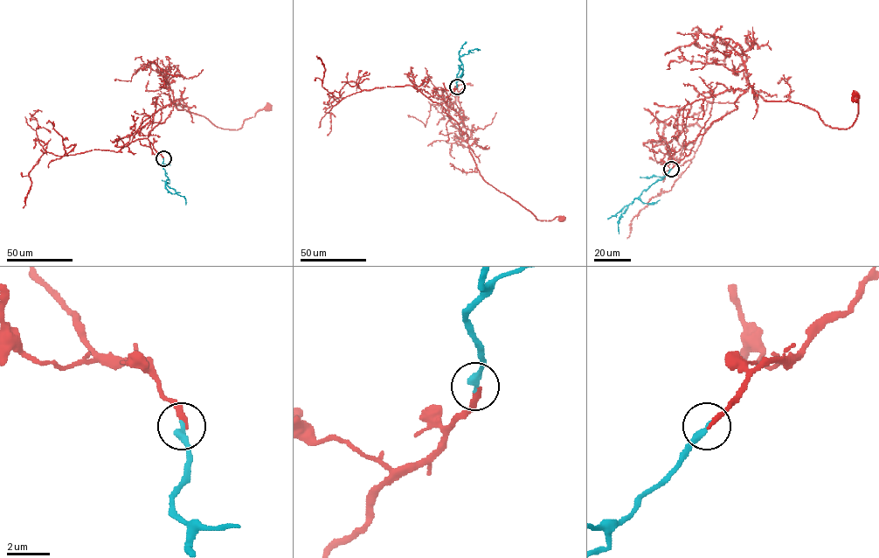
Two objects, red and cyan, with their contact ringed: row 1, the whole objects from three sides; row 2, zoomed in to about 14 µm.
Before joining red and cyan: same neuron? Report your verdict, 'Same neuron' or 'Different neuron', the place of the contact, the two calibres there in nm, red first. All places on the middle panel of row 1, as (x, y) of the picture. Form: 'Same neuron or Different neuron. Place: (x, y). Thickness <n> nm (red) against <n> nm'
Same neuron. Place: (457, 87). Thickness 200 nm (red) against 340 nm

